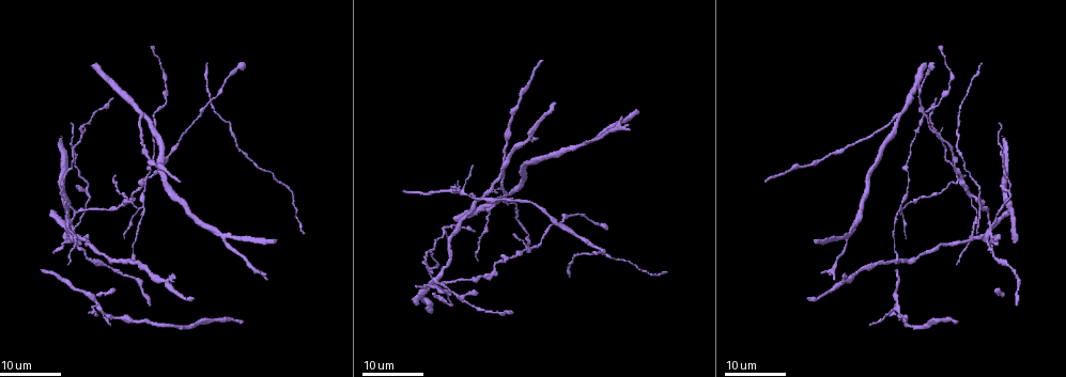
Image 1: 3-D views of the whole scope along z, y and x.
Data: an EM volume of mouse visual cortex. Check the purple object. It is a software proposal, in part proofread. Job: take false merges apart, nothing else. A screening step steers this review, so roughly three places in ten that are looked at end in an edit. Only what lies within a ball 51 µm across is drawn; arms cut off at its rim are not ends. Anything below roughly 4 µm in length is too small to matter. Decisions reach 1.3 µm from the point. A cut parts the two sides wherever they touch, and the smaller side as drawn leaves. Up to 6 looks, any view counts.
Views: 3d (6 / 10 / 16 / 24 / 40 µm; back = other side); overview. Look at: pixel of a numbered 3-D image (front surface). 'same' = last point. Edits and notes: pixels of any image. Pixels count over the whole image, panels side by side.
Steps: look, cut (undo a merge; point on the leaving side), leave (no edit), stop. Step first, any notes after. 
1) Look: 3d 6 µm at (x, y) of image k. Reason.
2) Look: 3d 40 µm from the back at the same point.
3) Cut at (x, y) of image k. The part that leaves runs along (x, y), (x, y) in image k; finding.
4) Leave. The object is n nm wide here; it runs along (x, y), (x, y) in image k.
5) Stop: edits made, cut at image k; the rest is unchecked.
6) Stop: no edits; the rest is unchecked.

Look: 3d 16 µm at (216, 110) of image 1.

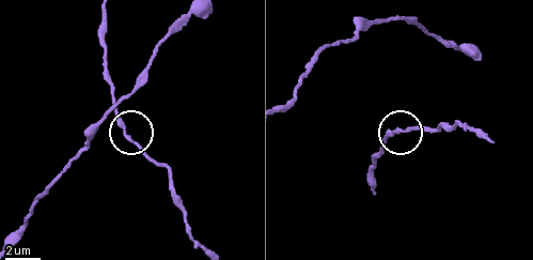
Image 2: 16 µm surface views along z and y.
Look: 3d 6 µm at (126, 135) of image 2.

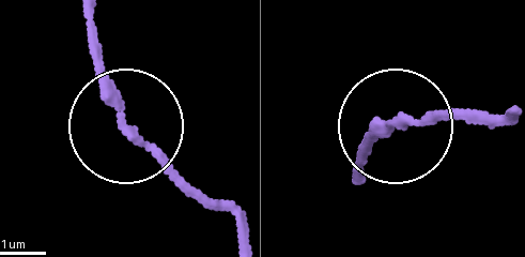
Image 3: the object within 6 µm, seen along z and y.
Cut at (199, 195) of image 3. The side arm is 10 µm long; the part that leaves runs along (148, 147), (232, 215), (236, 239) in image 3; two neurons meet here.

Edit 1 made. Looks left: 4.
Look: overview.

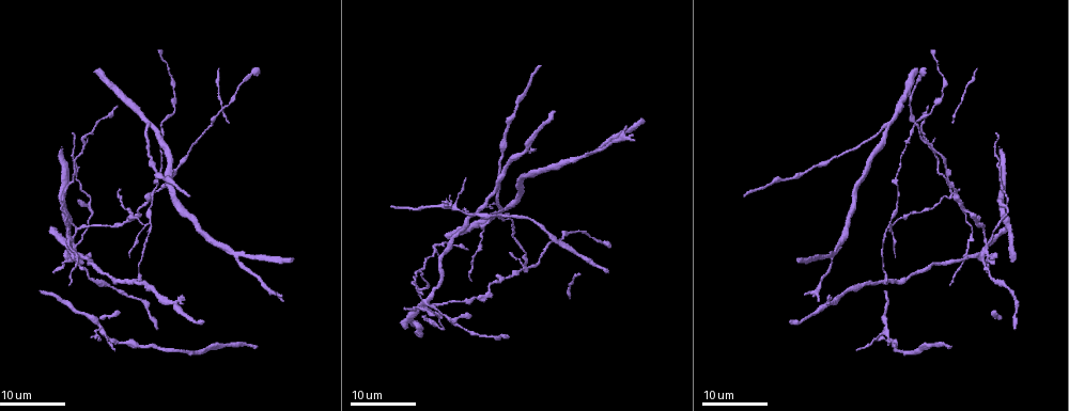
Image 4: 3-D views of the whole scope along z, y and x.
Look: 3d 24 µm at (77, 243) of image 4. Side arm on a straight run.

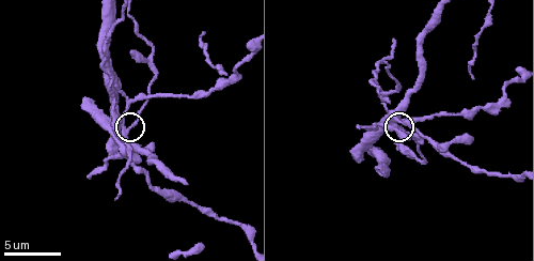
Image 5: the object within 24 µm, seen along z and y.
Look: 3d 6 µm at (124, 130) of image 5.

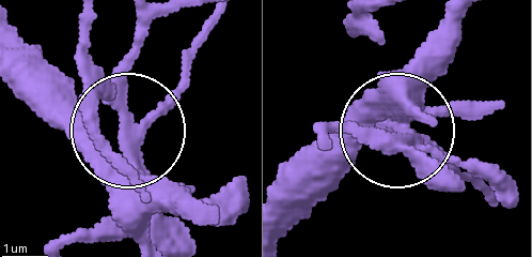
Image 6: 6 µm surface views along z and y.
Cut at (125, 103) of image 6. The side arm is 34 µm long; two neurons meet here.

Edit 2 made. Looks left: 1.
Stop: edits made, cut at image 3, cut at image 6; the rest is unchecked.

